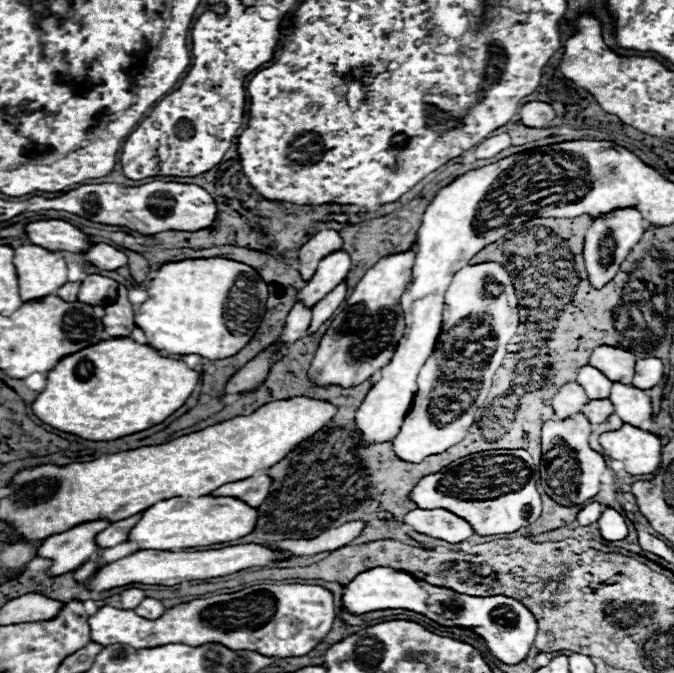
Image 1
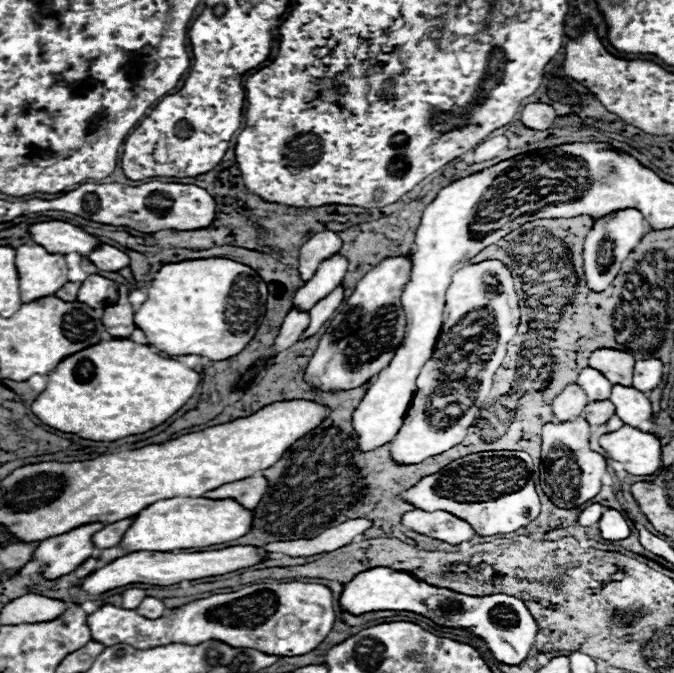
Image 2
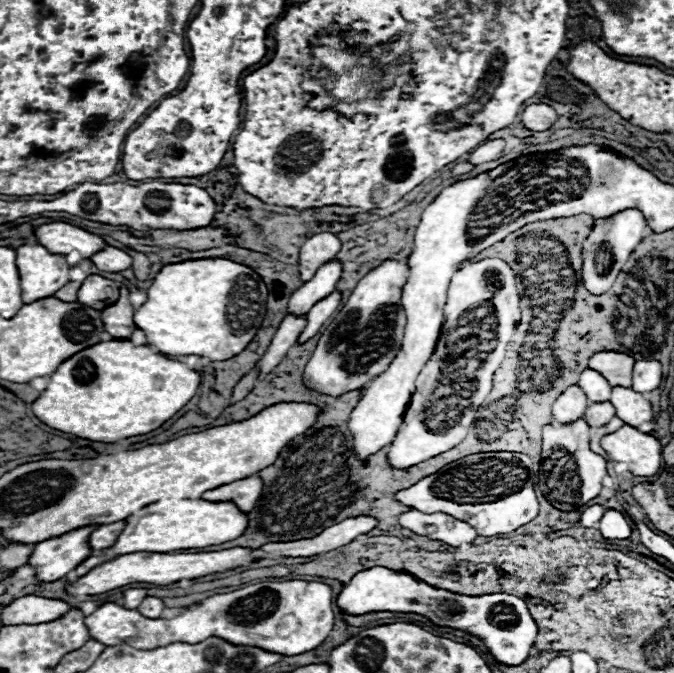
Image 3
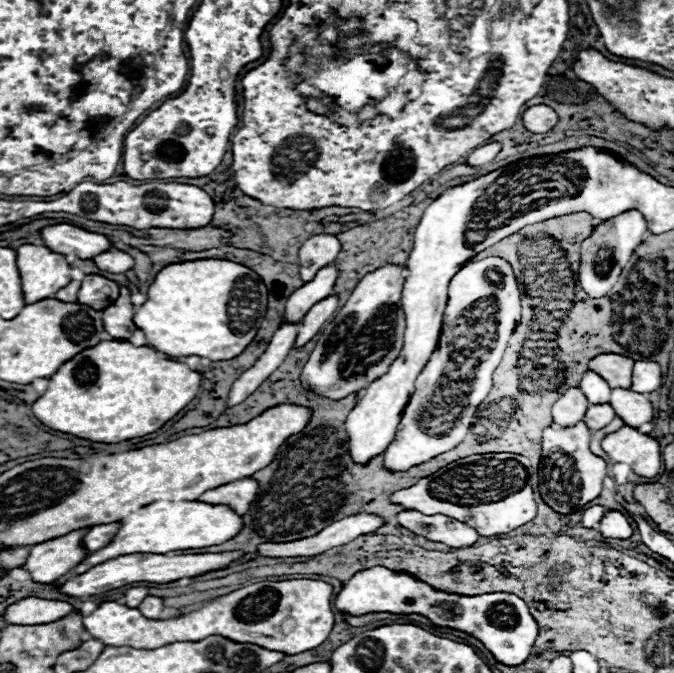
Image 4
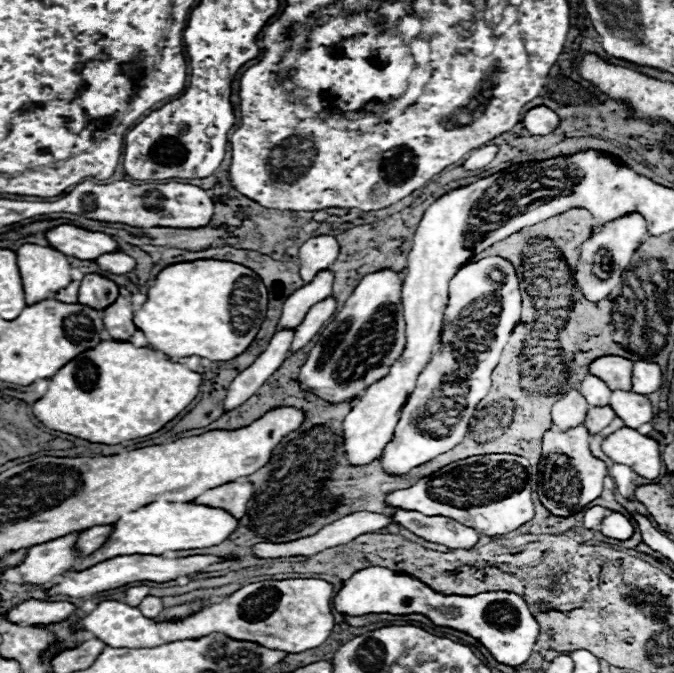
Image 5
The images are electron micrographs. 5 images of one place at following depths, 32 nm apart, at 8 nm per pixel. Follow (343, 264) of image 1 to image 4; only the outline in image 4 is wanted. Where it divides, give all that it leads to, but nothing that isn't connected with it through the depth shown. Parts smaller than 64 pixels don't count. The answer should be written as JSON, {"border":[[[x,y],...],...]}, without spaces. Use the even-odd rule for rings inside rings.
{"border":[[[334,266],[320,268],[320,272],[314,276],[314,280],[306,282],[302,288],[292,292],[292,296],[288,296],[282,322],[298,324],[316,302],[328,298],[334,292],[336,278],[338,278],[338,270]]]}

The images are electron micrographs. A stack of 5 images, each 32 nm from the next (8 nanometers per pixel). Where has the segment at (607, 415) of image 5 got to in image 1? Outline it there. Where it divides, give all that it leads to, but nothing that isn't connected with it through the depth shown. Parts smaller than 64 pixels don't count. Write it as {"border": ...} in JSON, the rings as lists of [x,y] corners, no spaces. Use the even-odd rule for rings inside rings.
{"border":[[[608,398],[606,400],[590,400],[582,408],[582,412],[584,412],[584,416],[588,416],[590,424],[602,424],[608,420],[610,414],[614,414],[614,406]]]}

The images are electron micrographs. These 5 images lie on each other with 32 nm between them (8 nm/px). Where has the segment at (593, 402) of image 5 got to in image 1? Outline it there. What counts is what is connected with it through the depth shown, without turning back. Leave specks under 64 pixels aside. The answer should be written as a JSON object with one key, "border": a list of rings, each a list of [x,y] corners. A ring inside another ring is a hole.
{"border":[[[582,366],[576,382],[588,392],[590,400],[604,400],[610,396],[612,382],[600,370],[596,370],[592,366]]]}

